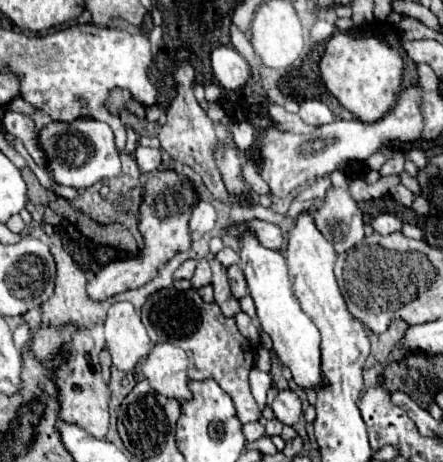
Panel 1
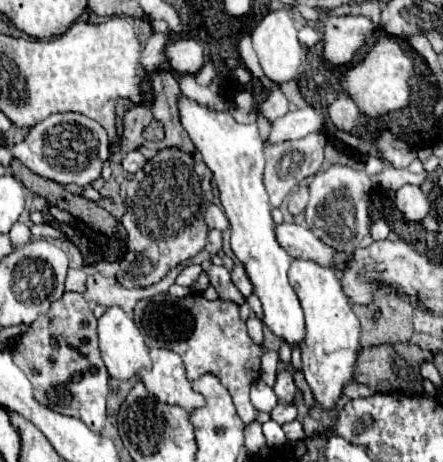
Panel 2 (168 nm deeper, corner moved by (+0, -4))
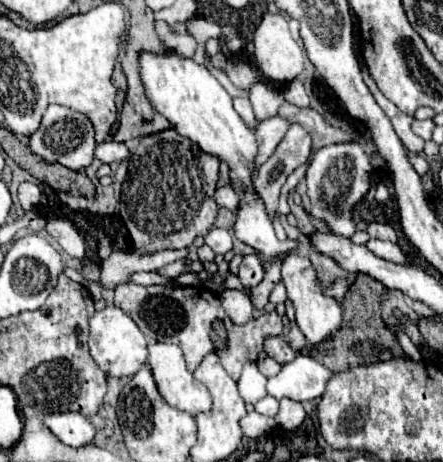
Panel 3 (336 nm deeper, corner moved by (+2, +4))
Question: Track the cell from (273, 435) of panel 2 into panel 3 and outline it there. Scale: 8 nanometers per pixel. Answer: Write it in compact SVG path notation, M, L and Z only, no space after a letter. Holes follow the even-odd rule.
M265 396L265 398L261 398L257 404L255 404L255 410L259 412L259 414L263 414L263 416L271 416L271 418L275 418L275 414L279 412L279 402L273 398L273 396Z

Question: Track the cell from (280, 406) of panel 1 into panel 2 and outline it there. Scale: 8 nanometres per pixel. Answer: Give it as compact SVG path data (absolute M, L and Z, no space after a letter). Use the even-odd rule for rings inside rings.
M285 366L279 368L273 390L275 390L275 394L277 394L279 400L295 400L297 386L293 384L293 374L289 372L289 368L285 368Z

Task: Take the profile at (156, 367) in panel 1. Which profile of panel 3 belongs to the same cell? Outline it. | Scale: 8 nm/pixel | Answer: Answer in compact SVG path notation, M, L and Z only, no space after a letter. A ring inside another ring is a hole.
M153 342L149 346L149 358L147 358L147 366L153 372L153 378L157 382L159 394L163 396L163 400L183 412L189 412L191 416L195 416L197 412L207 412L211 408L211 396L209 390L197 382L193 378L193 374L187 370L185 360L183 360L183 352L179 346L175 344L165 344L165 342Z

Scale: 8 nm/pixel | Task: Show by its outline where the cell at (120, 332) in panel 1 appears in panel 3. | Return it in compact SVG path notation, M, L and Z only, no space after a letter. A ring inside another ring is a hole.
M107 306L93 314L89 320L89 348L93 360L105 374L111 376L135 376L147 358L147 342L137 324L117 306Z

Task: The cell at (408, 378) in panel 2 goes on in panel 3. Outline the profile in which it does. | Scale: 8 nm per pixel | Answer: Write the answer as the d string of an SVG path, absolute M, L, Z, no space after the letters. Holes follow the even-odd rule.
M359 274L353 286L349 288L343 304L343 326L327 342L321 342L315 350L309 350L311 356L315 356L323 366L327 366L333 372L345 372L347 368L355 366L365 366L365 364L375 364L375 362L385 362L391 360L393 356L405 358L407 354L403 352L399 340L391 330L385 326L381 318L381 294L385 286L379 280L369 278L367 274Z

